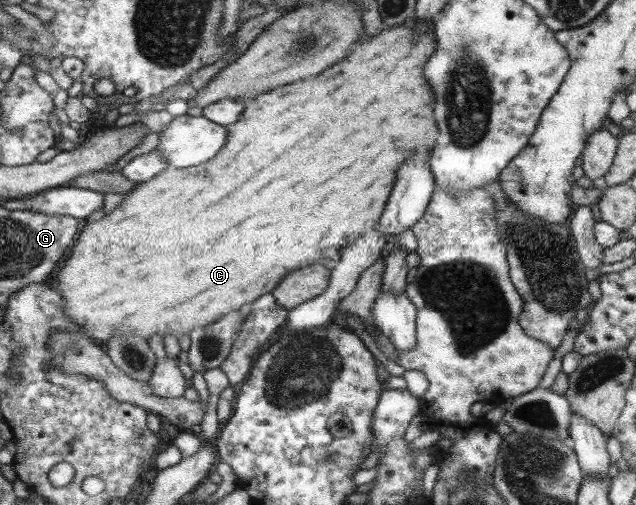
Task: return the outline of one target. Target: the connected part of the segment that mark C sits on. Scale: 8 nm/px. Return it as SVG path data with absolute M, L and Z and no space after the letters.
M430 19L427 30L421 34L414 33L415 21L410 20L397 26L380 30L375 36L360 39L356 45L350 47L350 55L346 55L342 61L330 65L324 69L324 73L316 77L306 77L302 81L294 81L290 85L280 86L270 91L244 99L245 110L242 117L228 125L224 147L208 162L187 168L175 168L166 166L156 177L134 185L126 195L122 197L122 204L110 215L102 215L97 222L88 223L81 231L78 241L75 243L74 255L70 261L66 261L66 267L56 274L53 281L54 289L63 297L63 310L76 321L76 327L80 334L97 340L98 343L108 342L112 333L122 335L140 335L144 340L150 335L188 335L194 327L202 327L208 323L214 323L221 319L229 311L237 311L240 305L254 301L256 297L270 294L278 281L294 269L302 269L315 264L322 265L328 270L338 266L340 252L356 243L366 231L376 225L378 219L384 213L388 191L392 189L392 183L396 179L396 169L410 159L412 155L422 155L422 159L428 161L430 147L434 147L438 139L438 129L432 117L434 109L434 95L430 91L430 85L426 83L422 71L424 63L434 53L437 40L434 37L434 19Z

